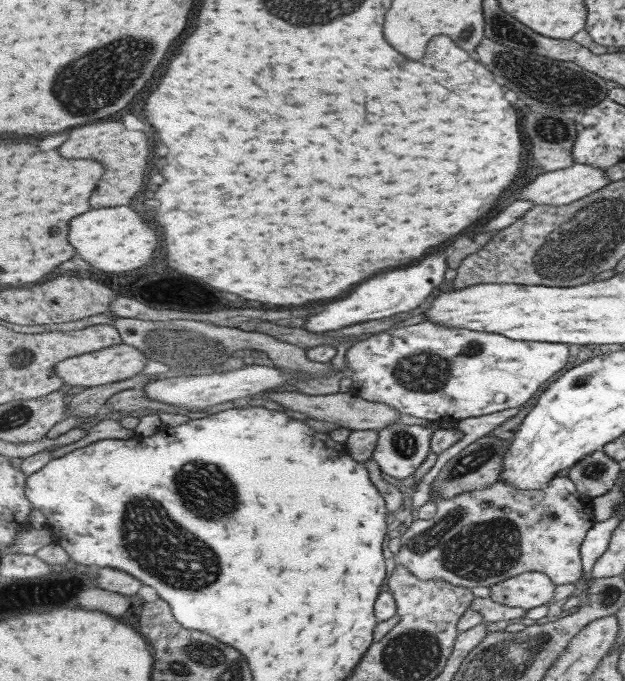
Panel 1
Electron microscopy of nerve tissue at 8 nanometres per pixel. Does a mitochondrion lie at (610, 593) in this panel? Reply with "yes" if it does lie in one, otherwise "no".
yes

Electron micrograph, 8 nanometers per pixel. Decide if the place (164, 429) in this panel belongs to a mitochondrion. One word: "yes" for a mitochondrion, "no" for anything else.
no

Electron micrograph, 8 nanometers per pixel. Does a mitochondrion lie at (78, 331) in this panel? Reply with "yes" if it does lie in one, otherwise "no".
no

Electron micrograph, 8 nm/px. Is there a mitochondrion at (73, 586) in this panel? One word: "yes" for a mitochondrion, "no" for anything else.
no

